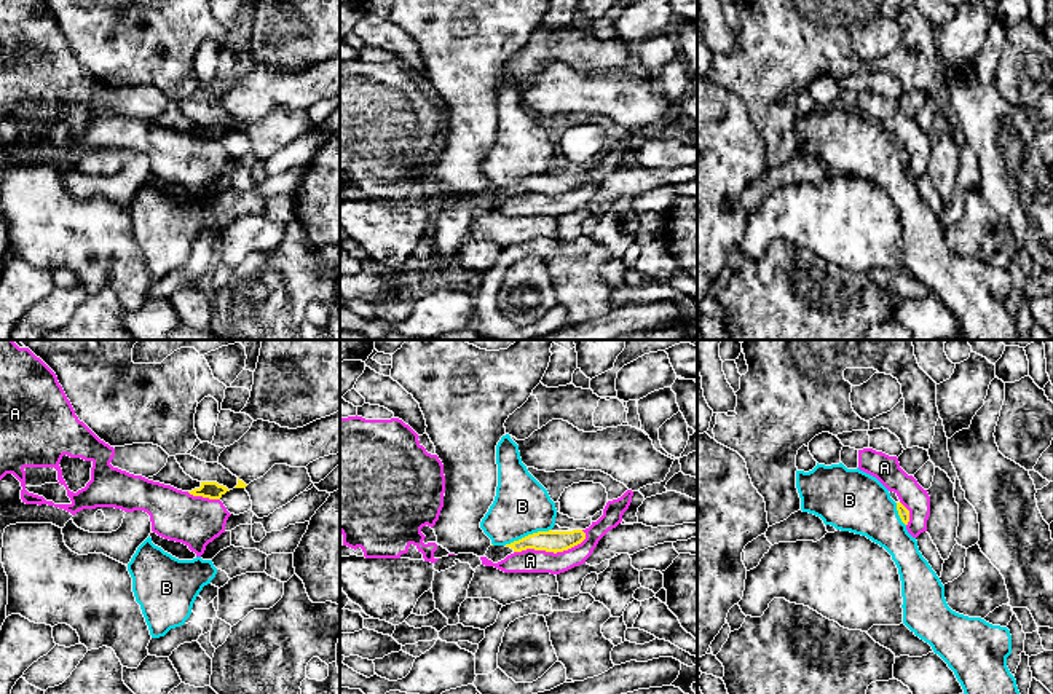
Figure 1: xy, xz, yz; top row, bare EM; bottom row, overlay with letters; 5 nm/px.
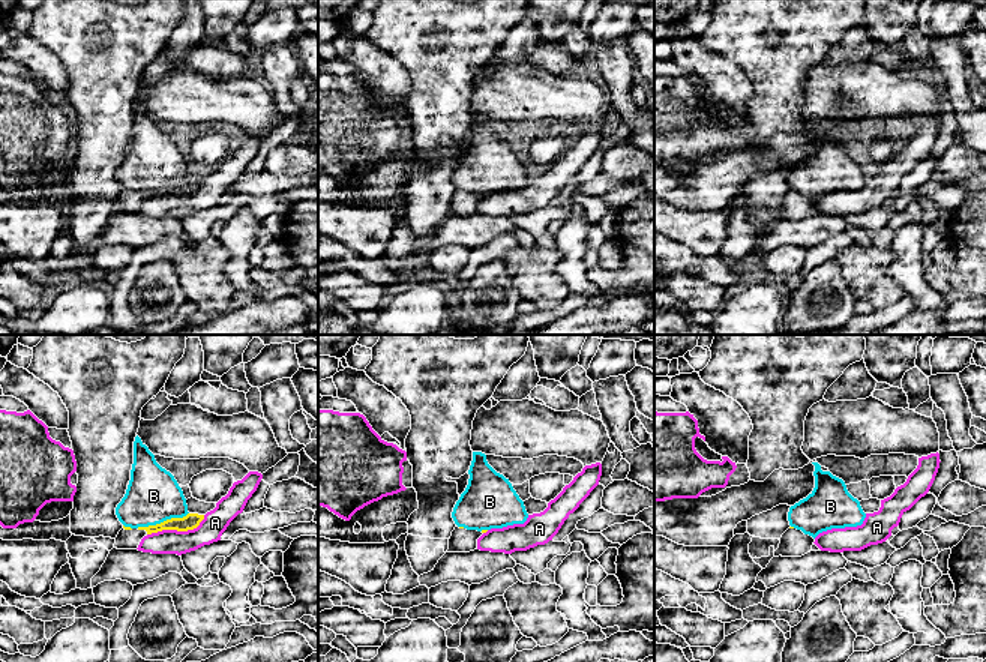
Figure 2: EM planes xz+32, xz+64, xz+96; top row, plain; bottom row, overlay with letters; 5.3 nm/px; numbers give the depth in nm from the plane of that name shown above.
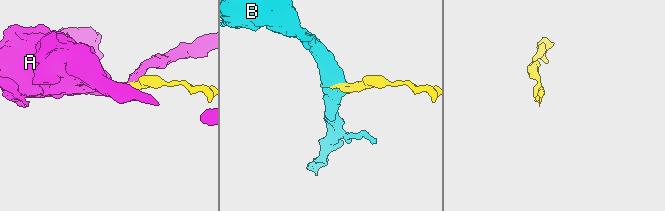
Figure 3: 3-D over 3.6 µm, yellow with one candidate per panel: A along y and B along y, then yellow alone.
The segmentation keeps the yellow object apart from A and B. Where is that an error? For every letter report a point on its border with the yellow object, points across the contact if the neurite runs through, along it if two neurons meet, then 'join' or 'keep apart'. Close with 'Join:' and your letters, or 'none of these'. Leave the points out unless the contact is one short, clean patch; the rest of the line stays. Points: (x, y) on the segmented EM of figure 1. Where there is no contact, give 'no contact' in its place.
A: contact xz (551, 551); keep apart
B: contact xz (528, 535); border xz (551, 528), (528, 533), (504, 544); keep apart
Join: none of these

